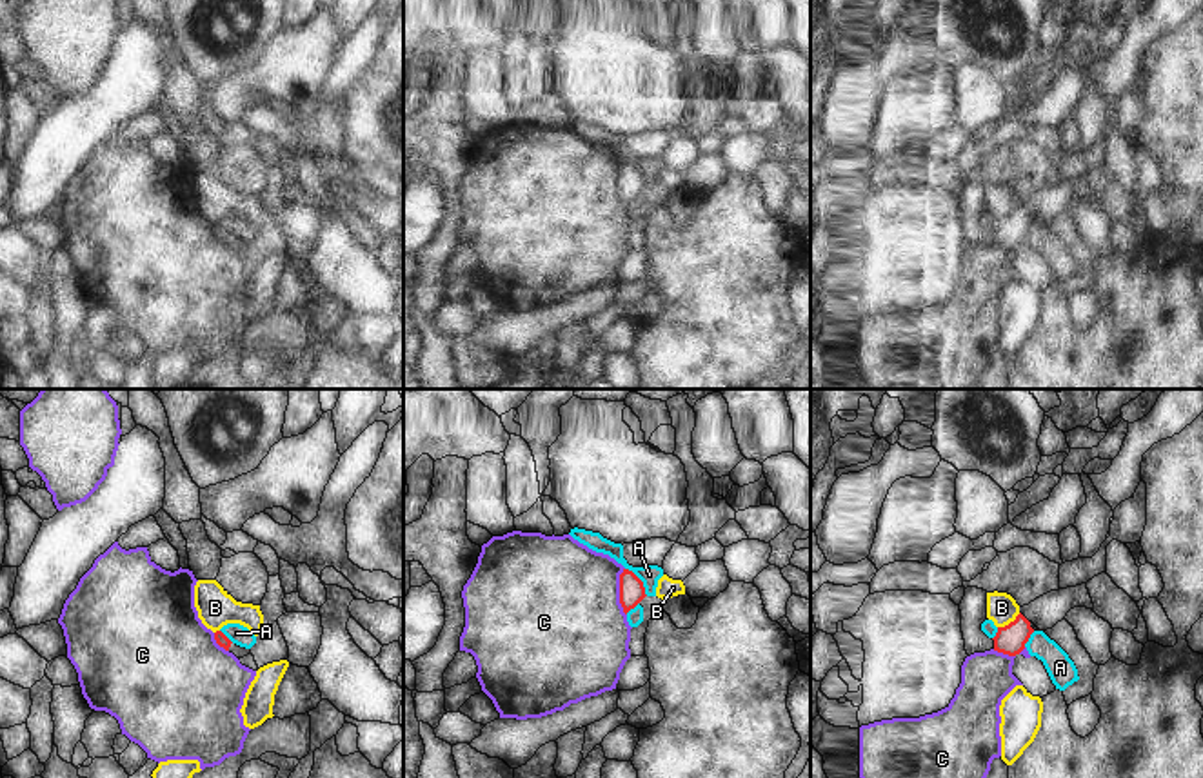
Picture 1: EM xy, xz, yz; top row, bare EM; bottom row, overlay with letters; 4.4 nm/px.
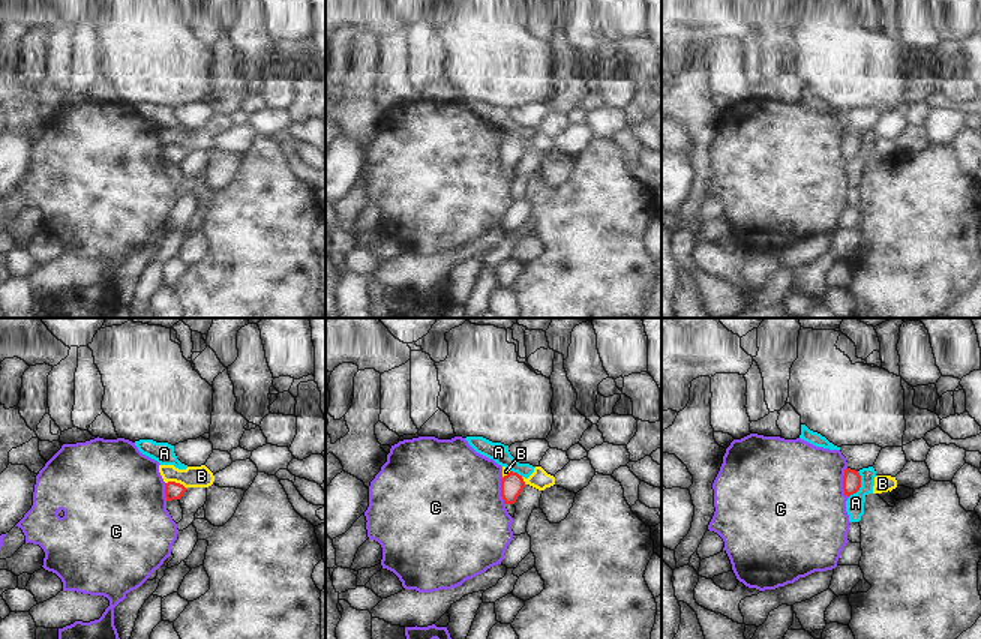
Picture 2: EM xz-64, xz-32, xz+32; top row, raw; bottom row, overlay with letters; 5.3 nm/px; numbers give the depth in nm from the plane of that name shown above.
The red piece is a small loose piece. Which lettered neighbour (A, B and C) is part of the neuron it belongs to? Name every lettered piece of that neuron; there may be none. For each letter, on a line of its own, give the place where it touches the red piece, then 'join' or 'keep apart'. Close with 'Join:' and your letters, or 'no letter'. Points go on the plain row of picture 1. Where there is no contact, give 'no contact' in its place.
A: meets red in xz at (640, 173); keep apart
B: meets red in yz at (1011, 215); keep apart
C: meets red in xz at (620, 184); keep apart
Join: no letter

